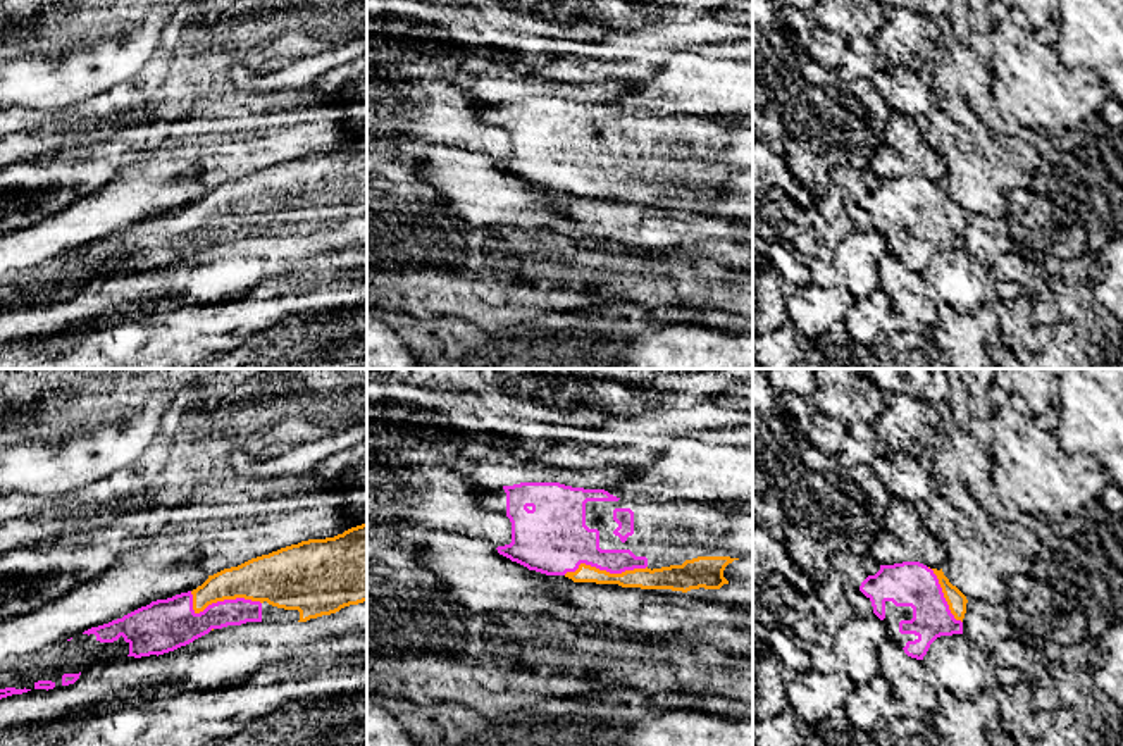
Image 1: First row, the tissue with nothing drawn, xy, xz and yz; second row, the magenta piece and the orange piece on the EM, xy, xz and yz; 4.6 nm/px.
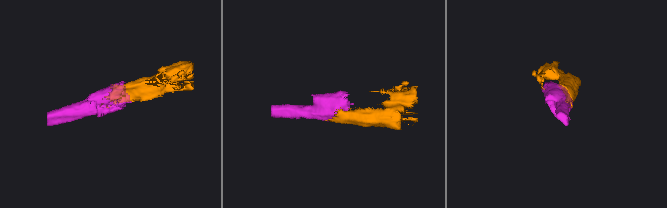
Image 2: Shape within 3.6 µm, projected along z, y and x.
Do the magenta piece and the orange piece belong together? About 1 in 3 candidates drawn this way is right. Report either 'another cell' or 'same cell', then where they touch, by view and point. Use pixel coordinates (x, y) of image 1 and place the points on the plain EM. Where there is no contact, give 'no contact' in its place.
same cell; contact xy (219, 216)

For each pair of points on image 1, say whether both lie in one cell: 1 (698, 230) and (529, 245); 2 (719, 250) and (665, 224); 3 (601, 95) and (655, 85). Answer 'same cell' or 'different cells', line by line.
1: different cells
2: different cells
3: different cells

